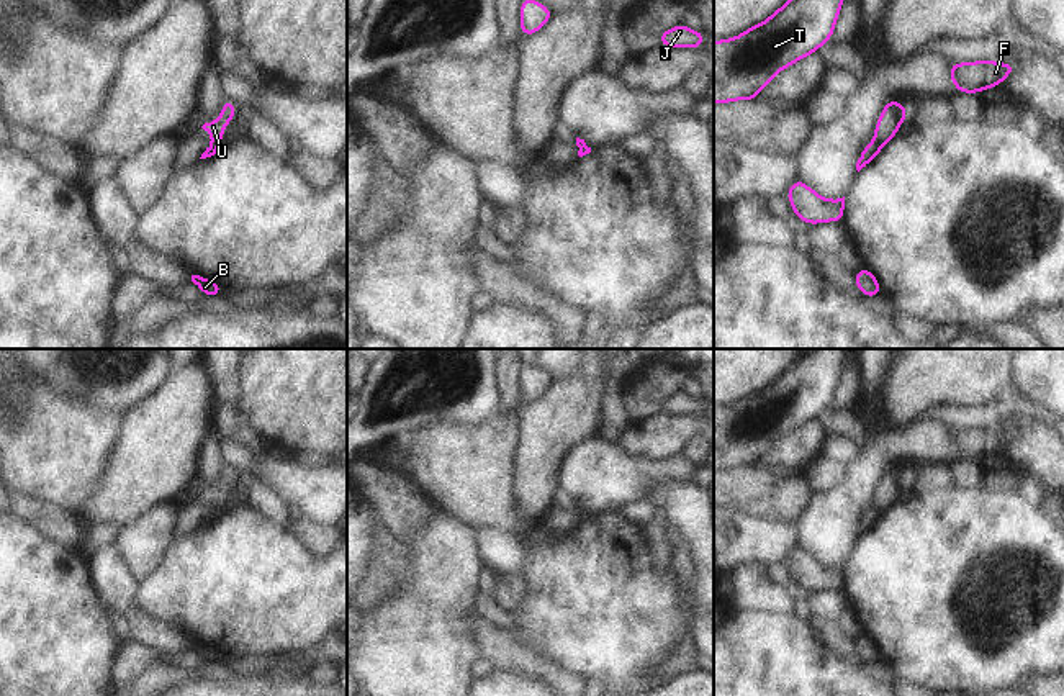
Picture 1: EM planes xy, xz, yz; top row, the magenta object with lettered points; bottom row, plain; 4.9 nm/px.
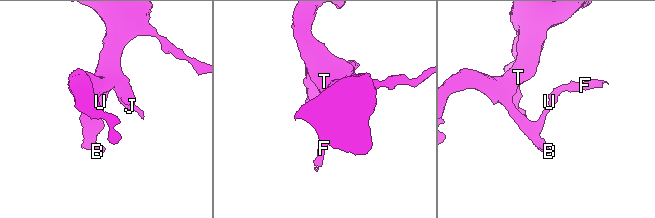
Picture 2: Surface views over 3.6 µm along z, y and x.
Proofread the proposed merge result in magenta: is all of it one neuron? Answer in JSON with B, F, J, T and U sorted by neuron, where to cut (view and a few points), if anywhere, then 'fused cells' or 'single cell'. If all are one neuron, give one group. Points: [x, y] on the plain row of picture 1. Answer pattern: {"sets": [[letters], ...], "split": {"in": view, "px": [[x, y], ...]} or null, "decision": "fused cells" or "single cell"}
{"sets": [["B", "J", "T"], ["F", "U"]], "split": {"in": "xy", "px": [[213, 506], [220, 510]]}, "decision": "fused cells"}

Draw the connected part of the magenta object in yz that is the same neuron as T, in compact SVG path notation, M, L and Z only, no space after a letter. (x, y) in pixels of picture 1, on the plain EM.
M807 349L779 377L737 404L714 408L714 470L756 467L773 444L820 416L835 398L848 349Z

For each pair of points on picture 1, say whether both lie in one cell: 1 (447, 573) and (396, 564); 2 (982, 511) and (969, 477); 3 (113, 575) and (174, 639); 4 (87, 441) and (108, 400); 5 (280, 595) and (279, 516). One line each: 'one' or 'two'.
1: two
2: two
3: one
4: two
5: two

